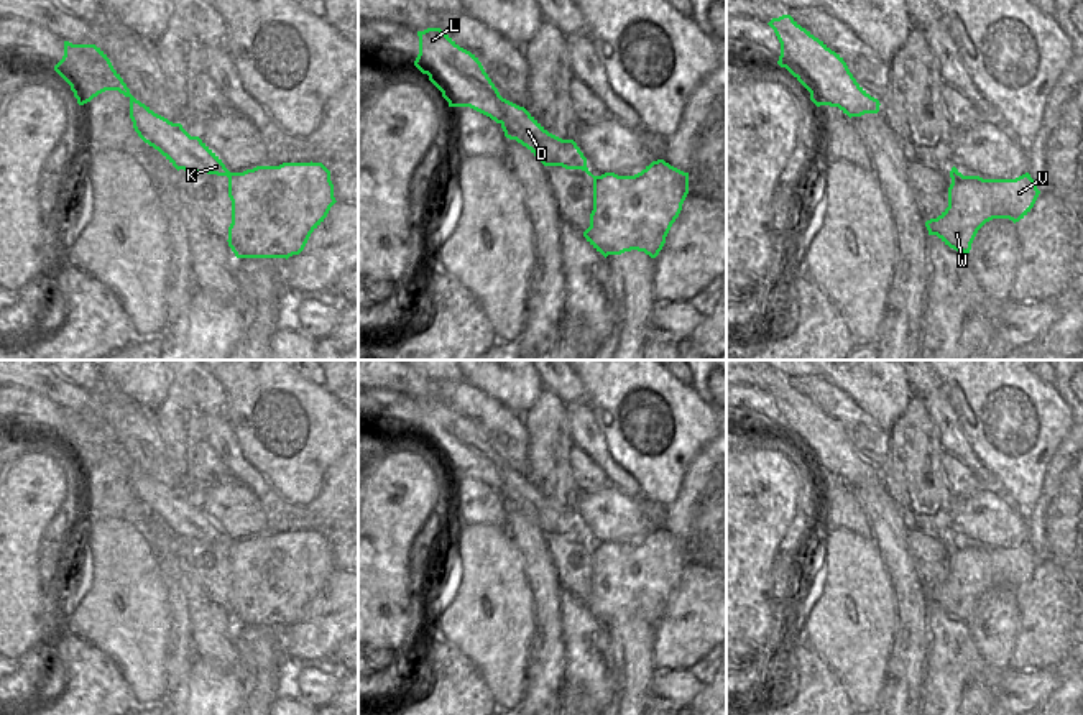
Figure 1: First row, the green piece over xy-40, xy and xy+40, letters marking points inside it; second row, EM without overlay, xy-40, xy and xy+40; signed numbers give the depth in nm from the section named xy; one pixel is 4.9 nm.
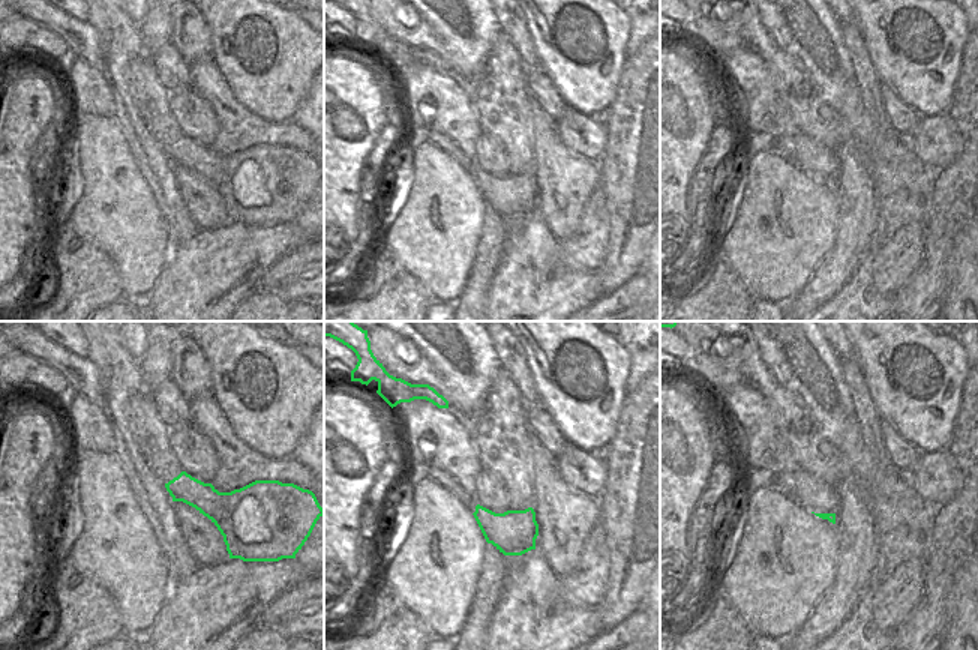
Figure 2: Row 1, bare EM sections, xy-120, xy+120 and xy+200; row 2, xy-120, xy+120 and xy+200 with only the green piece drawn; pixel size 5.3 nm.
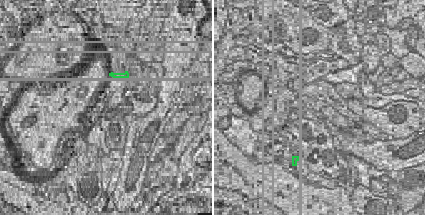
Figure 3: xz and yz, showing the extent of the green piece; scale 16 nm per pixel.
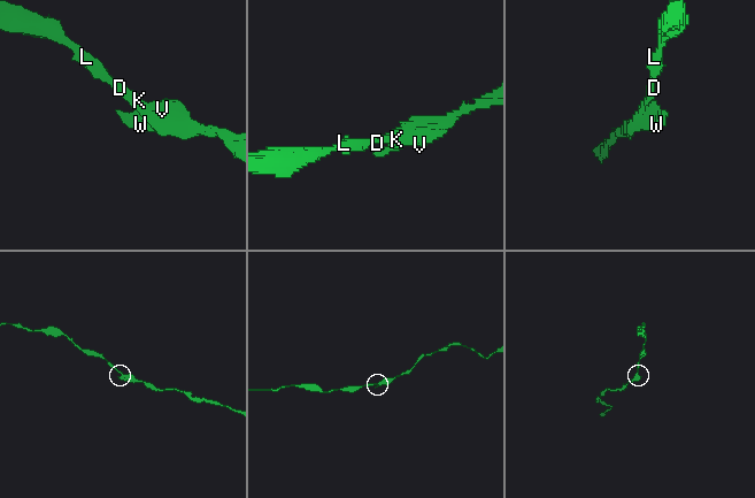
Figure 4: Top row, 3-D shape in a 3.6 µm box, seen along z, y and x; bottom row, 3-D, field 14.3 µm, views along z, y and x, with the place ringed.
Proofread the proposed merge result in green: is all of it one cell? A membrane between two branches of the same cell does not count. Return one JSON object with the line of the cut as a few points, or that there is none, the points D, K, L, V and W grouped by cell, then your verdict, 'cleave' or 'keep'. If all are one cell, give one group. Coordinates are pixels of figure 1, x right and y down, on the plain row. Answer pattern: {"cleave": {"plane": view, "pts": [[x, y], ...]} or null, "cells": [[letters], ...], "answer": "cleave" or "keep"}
{"cleave": null, "cells": [["D", "K", "L", "V", "W"]], "answer": "keep"}

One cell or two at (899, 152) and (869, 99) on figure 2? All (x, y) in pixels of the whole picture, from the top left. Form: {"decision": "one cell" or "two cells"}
{"decision": "one cell"}

